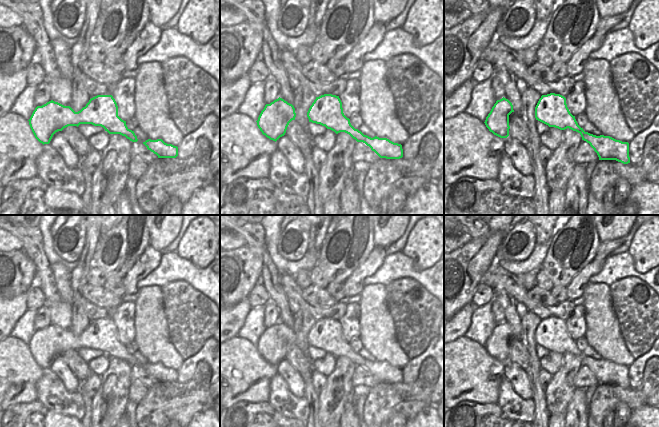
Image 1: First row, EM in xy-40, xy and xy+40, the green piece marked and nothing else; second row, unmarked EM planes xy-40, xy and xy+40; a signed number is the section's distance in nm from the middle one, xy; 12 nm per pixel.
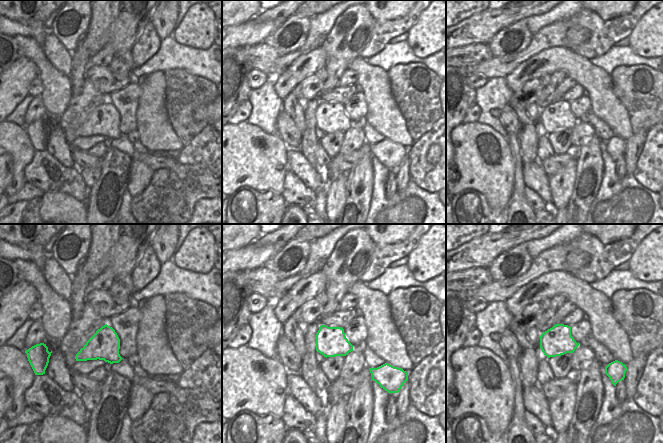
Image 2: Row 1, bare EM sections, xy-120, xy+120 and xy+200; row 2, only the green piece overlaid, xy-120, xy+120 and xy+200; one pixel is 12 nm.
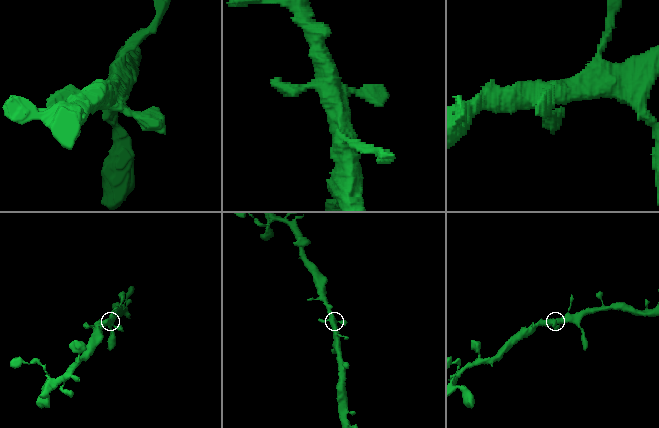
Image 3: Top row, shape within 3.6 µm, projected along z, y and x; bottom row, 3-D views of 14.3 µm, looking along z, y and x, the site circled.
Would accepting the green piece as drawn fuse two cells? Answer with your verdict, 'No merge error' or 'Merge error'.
No merge error

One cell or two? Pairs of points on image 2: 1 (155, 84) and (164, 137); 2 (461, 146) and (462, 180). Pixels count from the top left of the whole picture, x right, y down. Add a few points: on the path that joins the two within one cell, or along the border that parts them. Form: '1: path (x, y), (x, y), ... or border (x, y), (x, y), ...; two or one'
1: path (154, 97), (154, 124); one
2: path (463, 154), (463, 172); one

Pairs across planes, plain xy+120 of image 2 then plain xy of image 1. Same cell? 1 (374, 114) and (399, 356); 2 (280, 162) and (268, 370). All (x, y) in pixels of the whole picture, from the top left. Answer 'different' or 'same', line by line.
1: same
2: same

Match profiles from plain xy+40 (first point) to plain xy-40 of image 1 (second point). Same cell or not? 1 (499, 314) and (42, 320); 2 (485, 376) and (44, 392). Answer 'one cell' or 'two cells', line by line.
1: one cell
2: two cells

